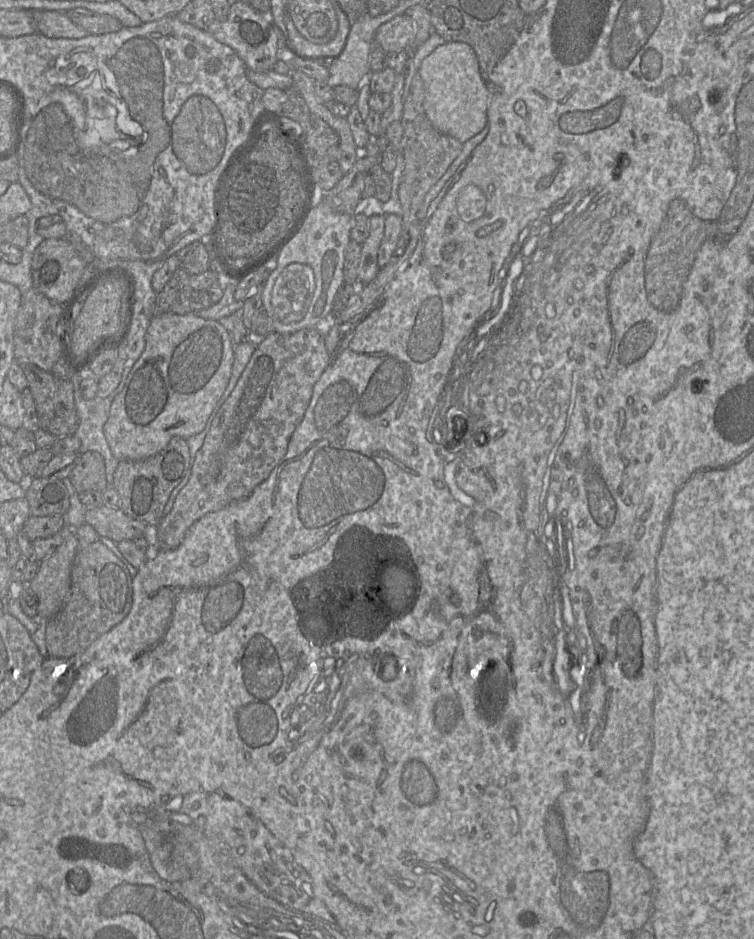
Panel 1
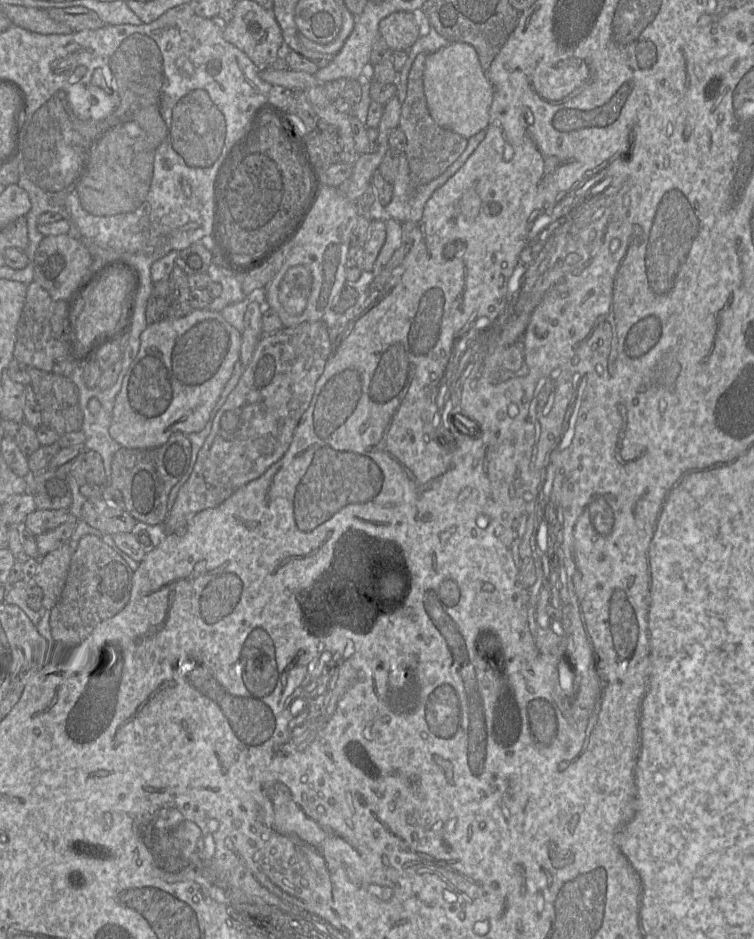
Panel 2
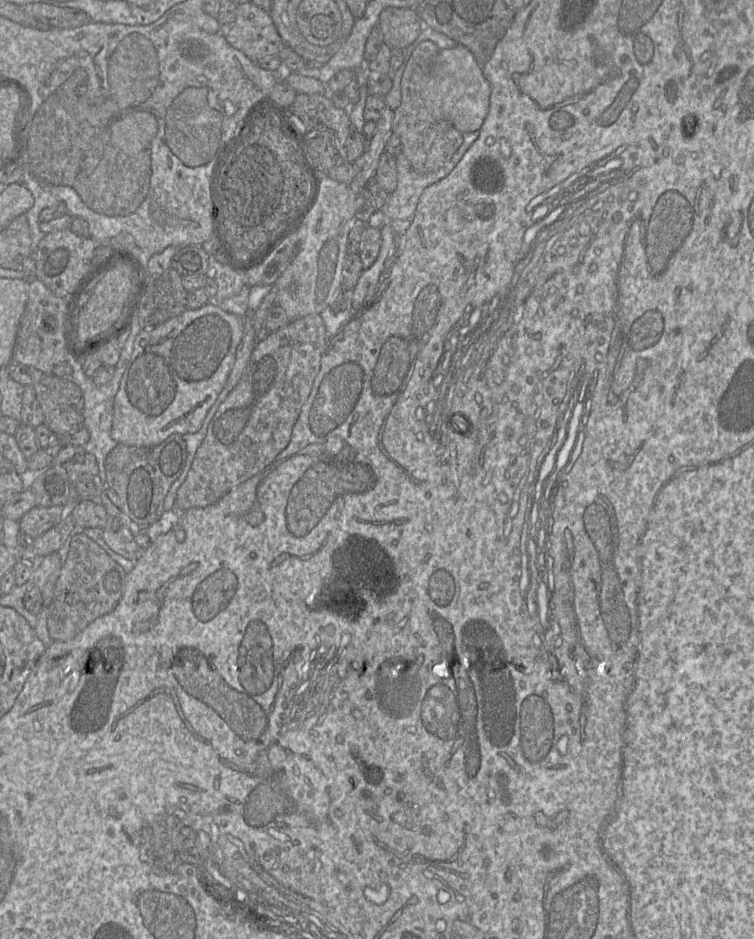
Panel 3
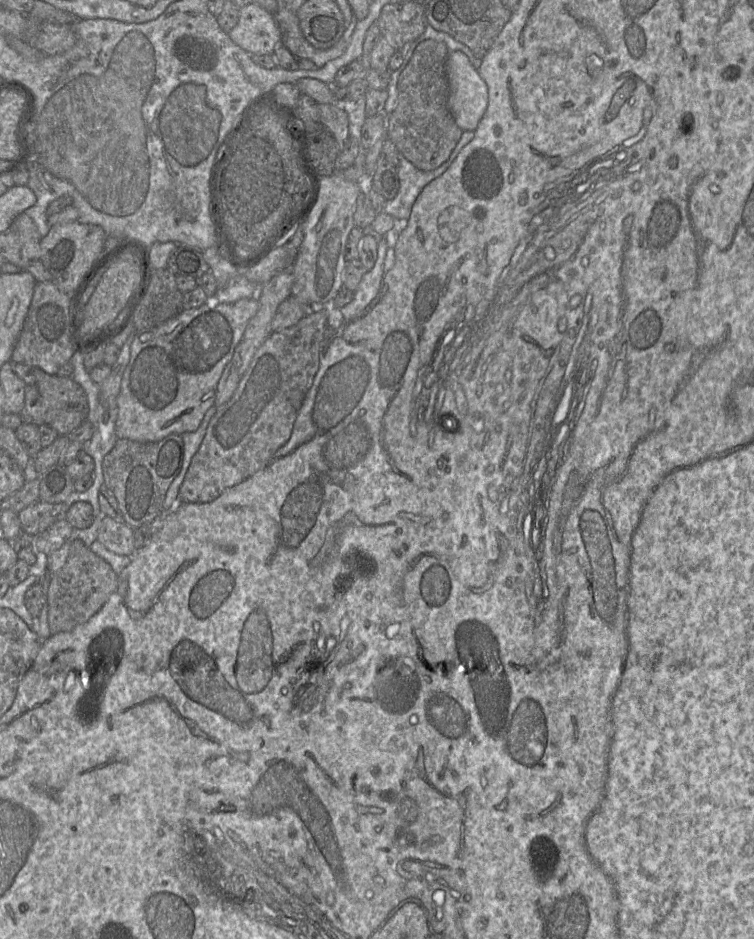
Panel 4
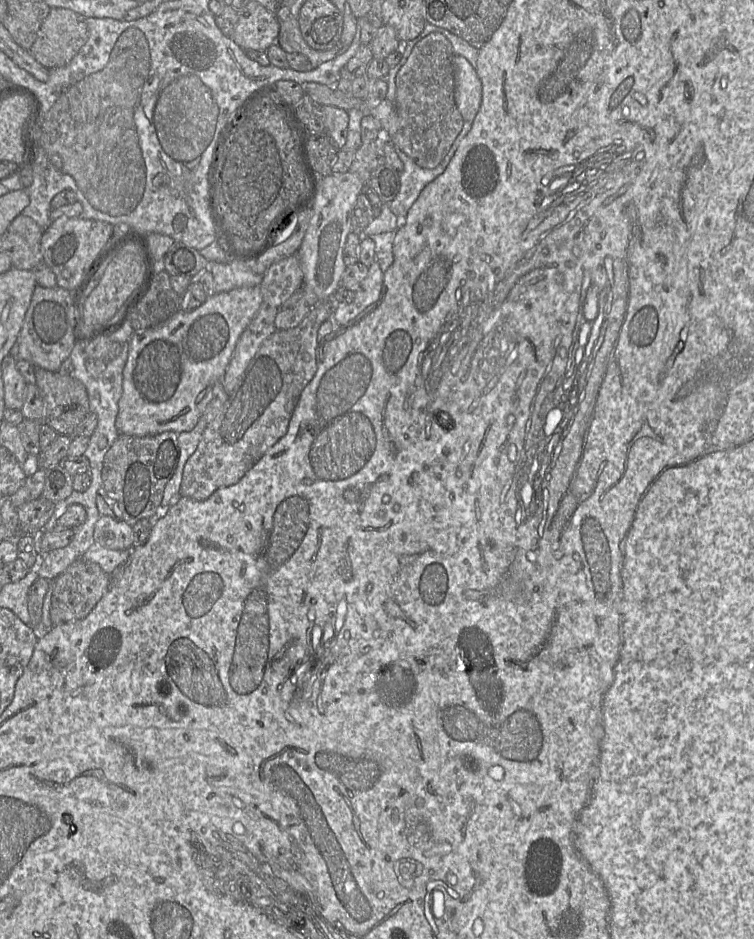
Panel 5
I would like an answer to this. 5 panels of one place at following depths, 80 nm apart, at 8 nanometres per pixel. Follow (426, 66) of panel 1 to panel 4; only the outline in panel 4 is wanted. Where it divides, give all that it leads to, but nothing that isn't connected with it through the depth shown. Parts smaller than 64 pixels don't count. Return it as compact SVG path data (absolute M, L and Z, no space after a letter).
M461 51L449 52L445 70L448 109L462 131L475 131L487 109L487 85Z

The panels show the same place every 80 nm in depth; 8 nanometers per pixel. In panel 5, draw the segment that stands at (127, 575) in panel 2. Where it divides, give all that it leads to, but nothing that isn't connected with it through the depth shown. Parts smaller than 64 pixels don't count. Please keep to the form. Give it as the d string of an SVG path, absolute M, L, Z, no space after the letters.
M77 559L53 581L50 618L53 626L85 618L108 589L110 576L101 567L84 559Z

